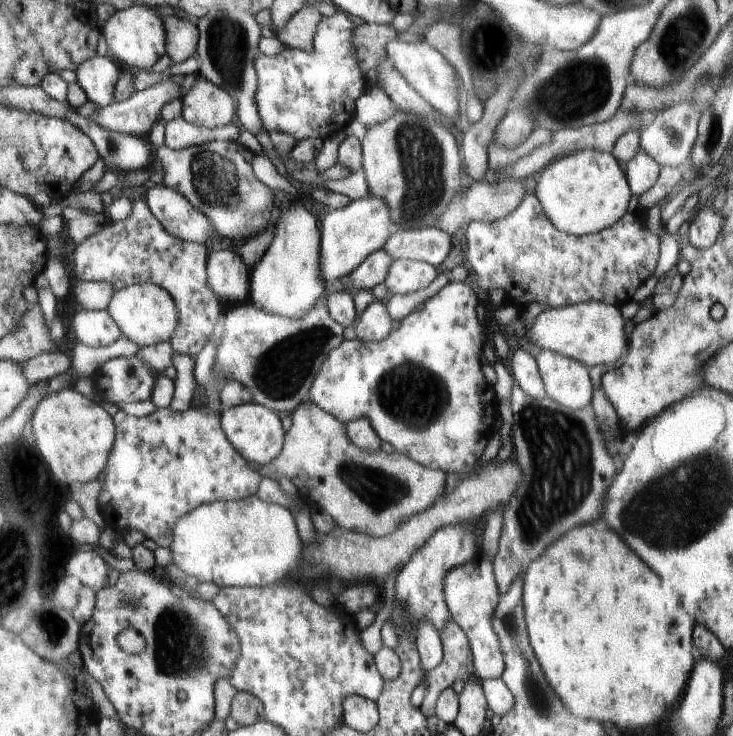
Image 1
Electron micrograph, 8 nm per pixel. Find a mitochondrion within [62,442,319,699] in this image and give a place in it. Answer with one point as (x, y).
(182, 646)

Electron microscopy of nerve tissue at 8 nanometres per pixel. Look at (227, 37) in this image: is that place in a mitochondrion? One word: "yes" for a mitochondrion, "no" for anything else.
yes

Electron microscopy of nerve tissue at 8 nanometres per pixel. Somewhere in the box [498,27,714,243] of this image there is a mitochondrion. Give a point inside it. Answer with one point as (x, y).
(579, 88)

